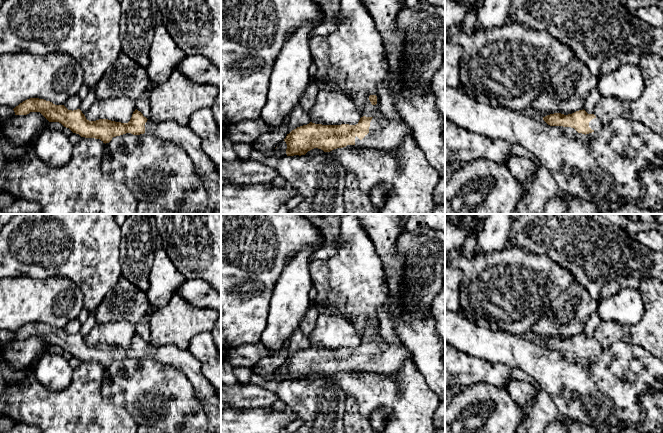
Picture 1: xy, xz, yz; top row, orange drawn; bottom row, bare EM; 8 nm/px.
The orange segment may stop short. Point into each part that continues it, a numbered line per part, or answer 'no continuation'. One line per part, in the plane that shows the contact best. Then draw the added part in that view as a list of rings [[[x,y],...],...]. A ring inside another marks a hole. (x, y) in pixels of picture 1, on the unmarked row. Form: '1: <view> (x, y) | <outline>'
1: xz (381, 359) | [[[378,339],[372,342],[369,357],[362,364],[355,361],[355,369],[391,374],[398,371],[407,360],[413,360],[413,356],[404,345],[395,348],[389,344],[383,344]]]

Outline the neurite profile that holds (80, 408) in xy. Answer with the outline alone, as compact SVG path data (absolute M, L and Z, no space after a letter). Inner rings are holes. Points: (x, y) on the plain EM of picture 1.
M0 346L0 416L37 426L41 433L138 433L139 426L127 410L110 405L102 398L104 374L105 367L100 363L82 361L74 369L66 389L49 390L38 382L32 367L12 369Z

